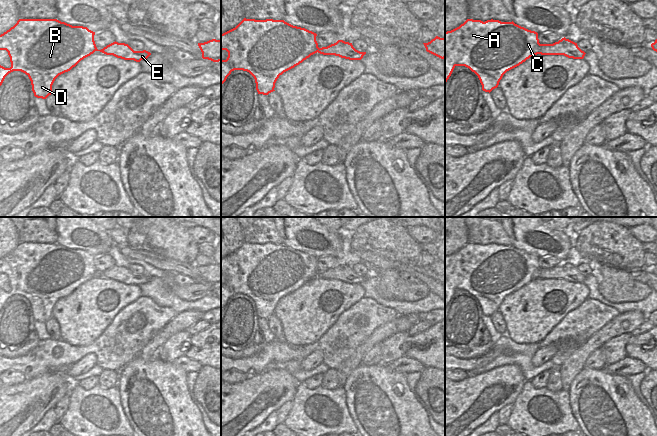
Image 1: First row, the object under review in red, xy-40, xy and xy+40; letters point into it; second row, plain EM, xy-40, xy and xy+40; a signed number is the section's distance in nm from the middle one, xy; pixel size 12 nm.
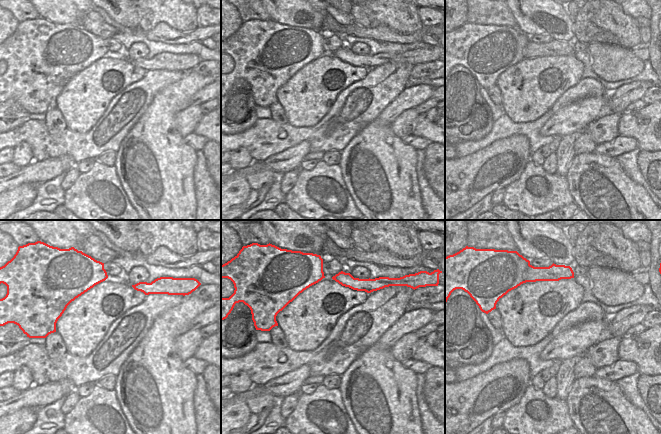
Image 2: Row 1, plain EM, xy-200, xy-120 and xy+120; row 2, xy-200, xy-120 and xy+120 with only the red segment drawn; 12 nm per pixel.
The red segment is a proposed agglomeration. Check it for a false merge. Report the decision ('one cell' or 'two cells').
two cells

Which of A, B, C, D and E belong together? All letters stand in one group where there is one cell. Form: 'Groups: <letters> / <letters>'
Groups: A B C D / E

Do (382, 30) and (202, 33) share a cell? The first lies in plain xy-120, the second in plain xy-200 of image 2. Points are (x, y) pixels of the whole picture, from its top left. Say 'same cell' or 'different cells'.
same cell

